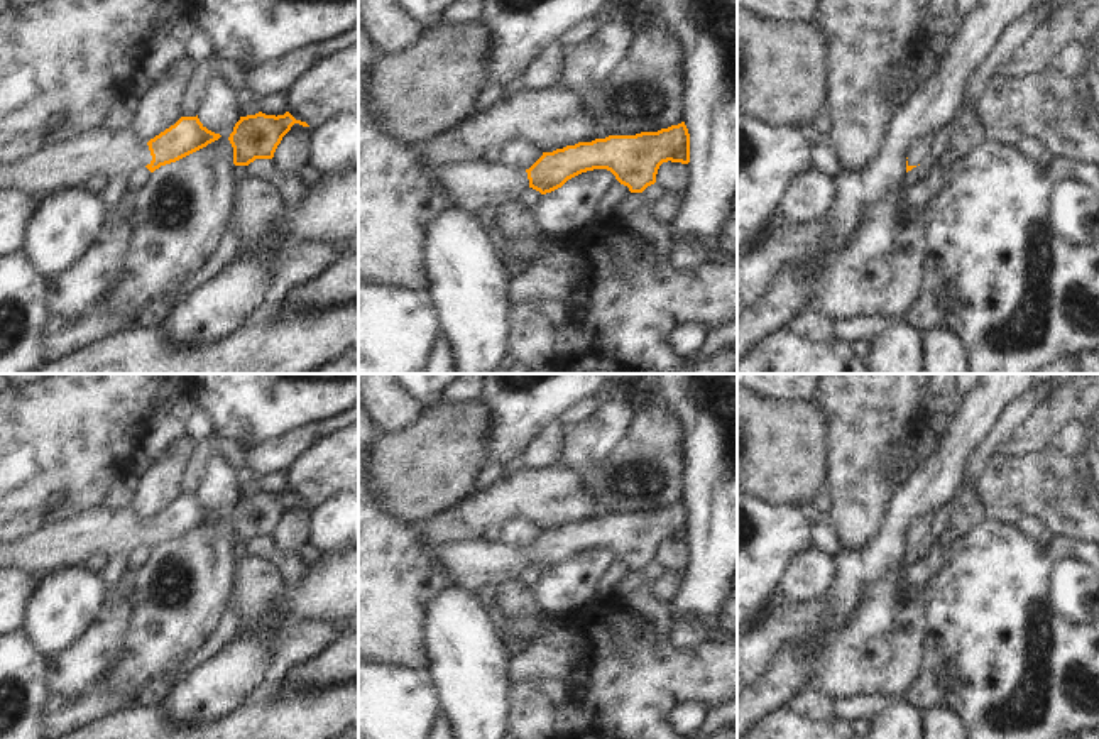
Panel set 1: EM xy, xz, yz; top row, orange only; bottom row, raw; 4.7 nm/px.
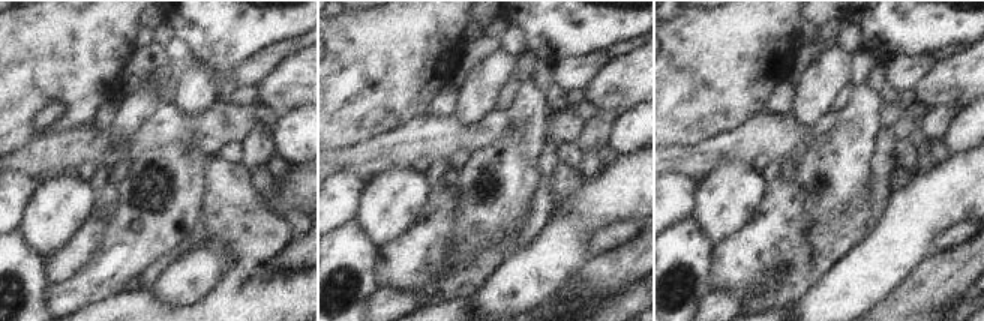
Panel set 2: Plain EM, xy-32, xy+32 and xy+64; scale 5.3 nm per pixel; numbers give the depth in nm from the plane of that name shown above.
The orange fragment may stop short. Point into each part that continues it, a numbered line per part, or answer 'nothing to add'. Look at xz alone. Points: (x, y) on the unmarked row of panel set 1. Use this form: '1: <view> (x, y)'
1: xz (477, 563)

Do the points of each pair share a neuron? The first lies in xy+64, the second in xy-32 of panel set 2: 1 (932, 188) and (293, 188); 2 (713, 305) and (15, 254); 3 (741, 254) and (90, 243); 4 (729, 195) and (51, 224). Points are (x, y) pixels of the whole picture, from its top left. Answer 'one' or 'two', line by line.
1: one
2: two
3: one
4: one

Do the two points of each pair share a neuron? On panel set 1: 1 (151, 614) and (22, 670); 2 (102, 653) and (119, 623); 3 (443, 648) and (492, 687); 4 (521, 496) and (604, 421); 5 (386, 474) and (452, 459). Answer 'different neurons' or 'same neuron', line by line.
1: different neurons
2: same neuron
3: same neuron
4: different neurons
5: same neuron

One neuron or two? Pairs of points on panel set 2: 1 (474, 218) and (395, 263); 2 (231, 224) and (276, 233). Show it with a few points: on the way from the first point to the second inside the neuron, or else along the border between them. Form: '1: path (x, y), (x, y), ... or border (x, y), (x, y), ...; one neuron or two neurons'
1: border (461, 194), (452, 254), (444, 261); two neurons
2: path (242, 224), (255, 233), (266, 233); one neuron

